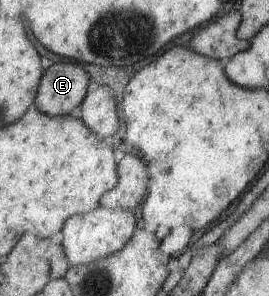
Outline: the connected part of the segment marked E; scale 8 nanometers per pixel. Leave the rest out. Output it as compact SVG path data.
M71 62L51 63L42 72L33 104L49 116L68 115L87 94L88 74Z

